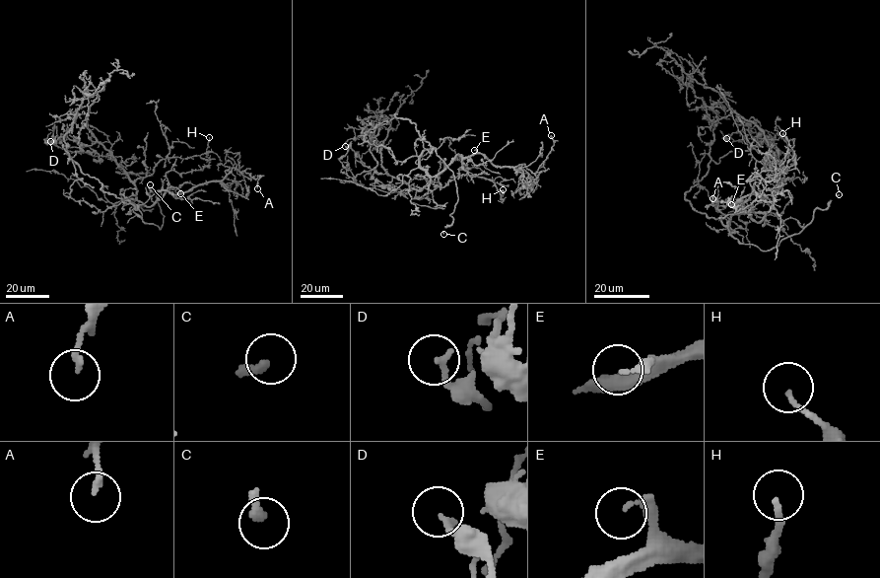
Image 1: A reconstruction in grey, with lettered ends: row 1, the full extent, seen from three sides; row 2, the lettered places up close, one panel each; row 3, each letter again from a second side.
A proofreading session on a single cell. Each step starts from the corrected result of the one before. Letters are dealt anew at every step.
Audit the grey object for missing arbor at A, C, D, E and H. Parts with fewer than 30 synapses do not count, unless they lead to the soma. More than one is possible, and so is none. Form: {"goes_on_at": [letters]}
{"goes_on_at": ["C", "E"]}

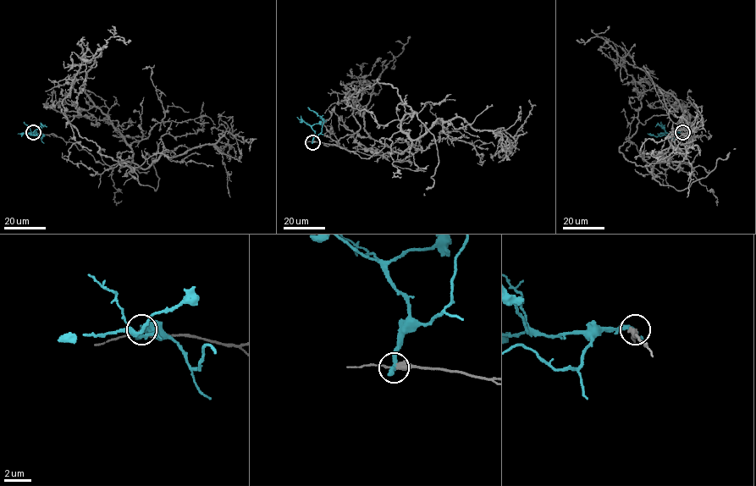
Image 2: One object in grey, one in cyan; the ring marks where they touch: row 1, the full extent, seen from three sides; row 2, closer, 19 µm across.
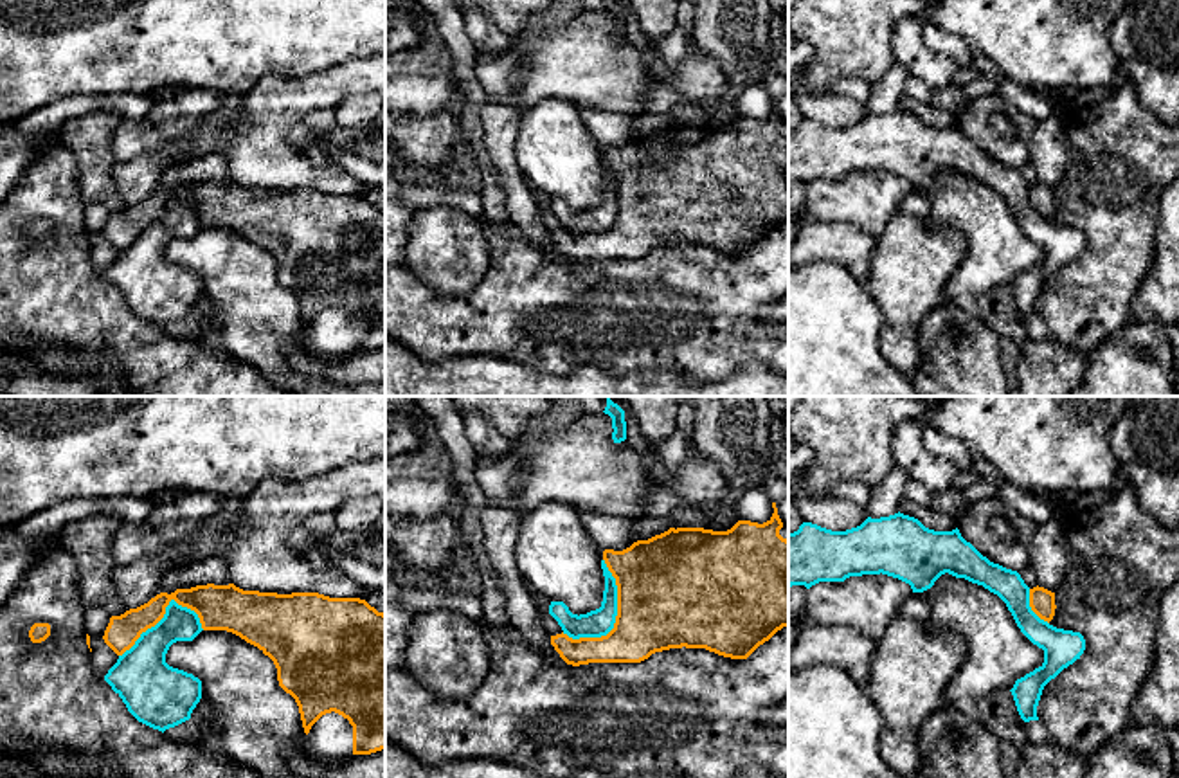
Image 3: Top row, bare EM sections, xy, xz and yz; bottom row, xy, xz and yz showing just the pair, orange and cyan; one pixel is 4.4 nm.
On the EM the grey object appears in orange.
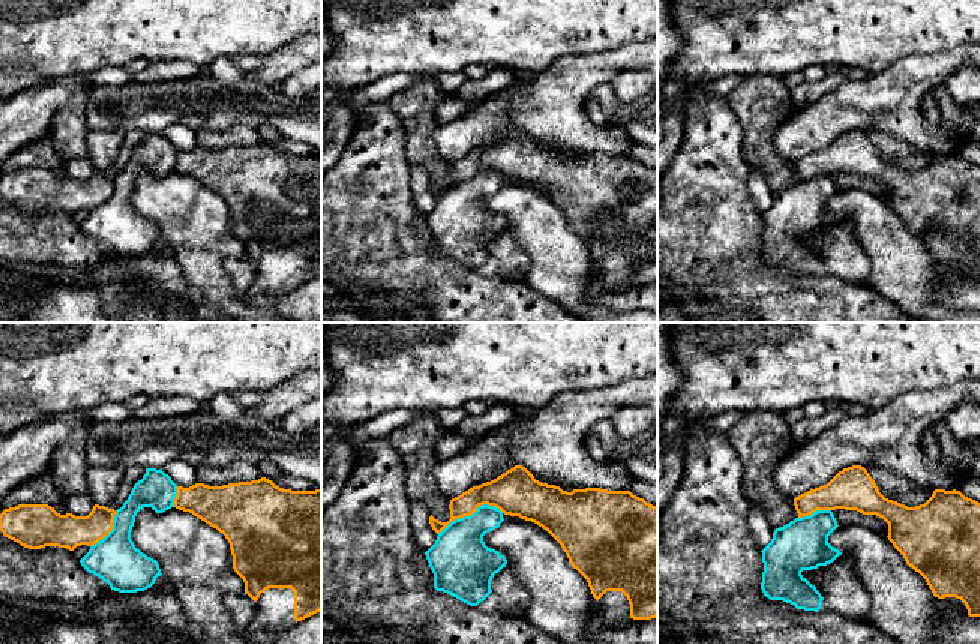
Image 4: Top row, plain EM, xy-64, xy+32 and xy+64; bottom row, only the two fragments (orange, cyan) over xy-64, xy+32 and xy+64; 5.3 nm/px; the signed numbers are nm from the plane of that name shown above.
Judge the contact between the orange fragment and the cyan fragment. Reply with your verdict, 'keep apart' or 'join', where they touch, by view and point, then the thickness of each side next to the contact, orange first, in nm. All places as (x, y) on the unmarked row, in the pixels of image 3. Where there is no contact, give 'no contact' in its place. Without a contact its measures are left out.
keep apart; meets orange in xz at (618, 209); 480 nm thick on the orange side, 120 nm on the other

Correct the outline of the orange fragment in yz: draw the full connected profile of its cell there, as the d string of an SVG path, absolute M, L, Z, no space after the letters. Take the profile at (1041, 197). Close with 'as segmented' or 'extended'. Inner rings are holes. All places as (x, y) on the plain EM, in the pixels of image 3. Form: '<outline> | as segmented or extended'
M1039 182L1030 185L1030 204L1040 216L1049 220L1057 205L1055 189Z | as segmented

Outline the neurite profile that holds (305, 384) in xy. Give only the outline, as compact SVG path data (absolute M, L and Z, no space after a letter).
M202 227L193 238L173 240L166 259L202 277L202 295L211 301L220 321L218 342L221 348L259 371L274 385L286 387L295 396L385 396L382 384L337 384L292 369L286 349L293 337L306 333L299 303L279 283L274 258L257 243L227 227Z

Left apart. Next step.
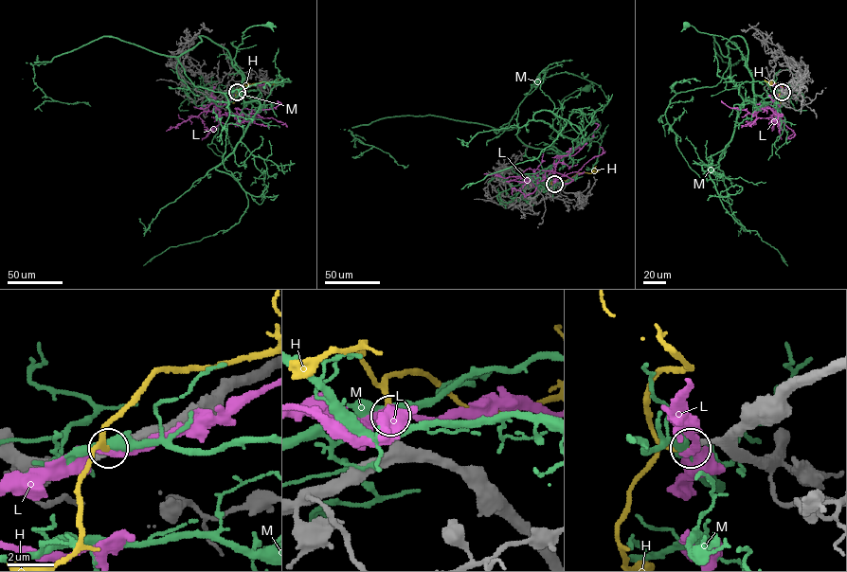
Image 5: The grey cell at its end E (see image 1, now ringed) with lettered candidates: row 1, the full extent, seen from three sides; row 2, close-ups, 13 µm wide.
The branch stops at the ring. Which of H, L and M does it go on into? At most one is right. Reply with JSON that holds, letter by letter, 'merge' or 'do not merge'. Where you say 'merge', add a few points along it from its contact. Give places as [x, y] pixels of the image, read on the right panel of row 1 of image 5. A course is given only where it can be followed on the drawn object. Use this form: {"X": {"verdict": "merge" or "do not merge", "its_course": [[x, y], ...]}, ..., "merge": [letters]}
{"H": {"verdict": "merge", "its_course": [[782, 92], [777, 83], [765, 80]]}, "L": {"verdict": "do not merge"}, "M": {"verdict": "do not merge"}, "merge": ["H"]}

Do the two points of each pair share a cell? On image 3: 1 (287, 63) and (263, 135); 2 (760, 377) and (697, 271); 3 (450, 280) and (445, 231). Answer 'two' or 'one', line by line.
1: two
2: two
3: one

